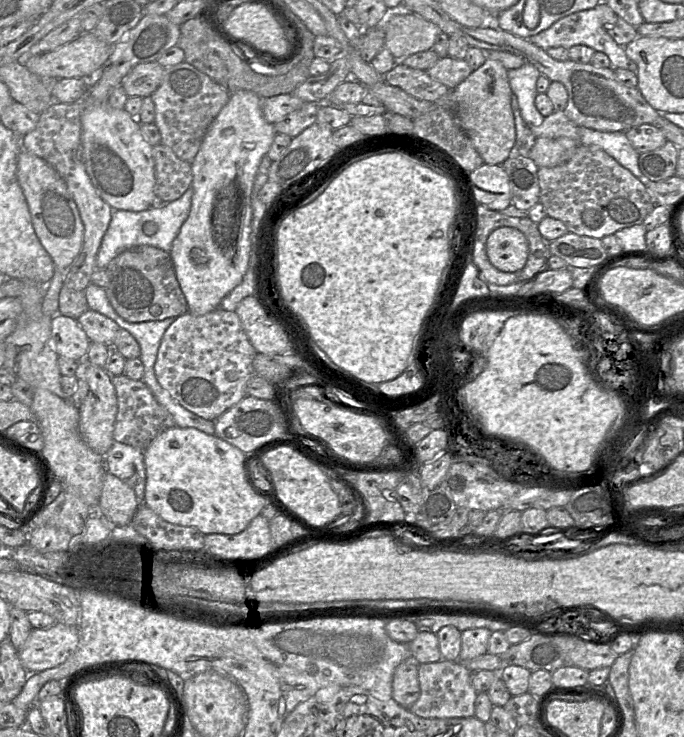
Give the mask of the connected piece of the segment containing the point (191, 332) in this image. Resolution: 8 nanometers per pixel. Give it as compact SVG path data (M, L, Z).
M220 307L205 315L186 312L165 331L155 362L155 375L172 398L189 411L215 420L242 400L257 354L235 311Z

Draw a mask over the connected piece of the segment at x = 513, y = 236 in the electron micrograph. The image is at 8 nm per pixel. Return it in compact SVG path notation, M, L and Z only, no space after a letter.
M499 227L486 241L489 261L506 273L520 272L528 259L528 241L524 234L513 227Z

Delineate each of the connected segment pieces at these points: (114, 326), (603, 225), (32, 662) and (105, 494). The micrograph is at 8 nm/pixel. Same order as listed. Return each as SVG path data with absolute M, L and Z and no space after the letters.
M89 309L77 319L77 322L91 342L102 343L113 348L116 335L121 328L115 321Z
M579 145L573 156L565 163L555 167L539 167L537 171L540 187L539 202L544 206L547 216L564 223L568 232L602 239L617 231L642 224L655 207L645 185L629 170L596 145Z
M56 622L49 628L32 629L18 655L29 673L37 673L64 663L78 643L77 627Z
M106 472L103 477L99 513L116 526L129 525L139 507L132 487L113 474Z

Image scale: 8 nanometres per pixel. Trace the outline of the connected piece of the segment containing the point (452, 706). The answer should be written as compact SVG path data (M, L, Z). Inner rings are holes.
M441 659L437 662L419 664L420 696L410 707L412 713L425 718L475 716L475 699L478 692L471 681L472 672L462 661Z

